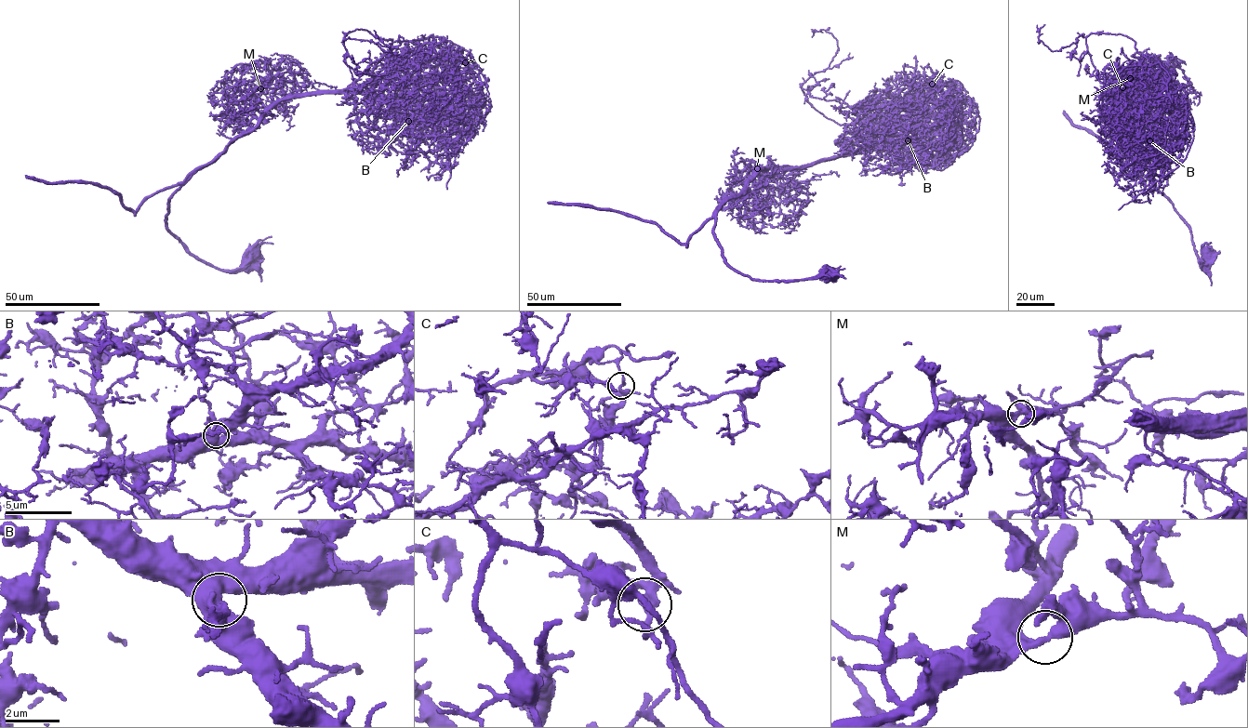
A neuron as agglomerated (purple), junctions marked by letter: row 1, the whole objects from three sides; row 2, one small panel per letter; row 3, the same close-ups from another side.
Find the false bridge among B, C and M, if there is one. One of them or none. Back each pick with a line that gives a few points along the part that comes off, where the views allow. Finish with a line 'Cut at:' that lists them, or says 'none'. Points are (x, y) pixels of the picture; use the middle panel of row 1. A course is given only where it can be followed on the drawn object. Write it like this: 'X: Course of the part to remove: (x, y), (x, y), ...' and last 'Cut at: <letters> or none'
C: Course of the part to remove: (932, 84), (912, 85), (914, 123), (871, 137), (807, 101), (803, 84), (838, 48), (823, 30), (812, 37)
Cut at: C

